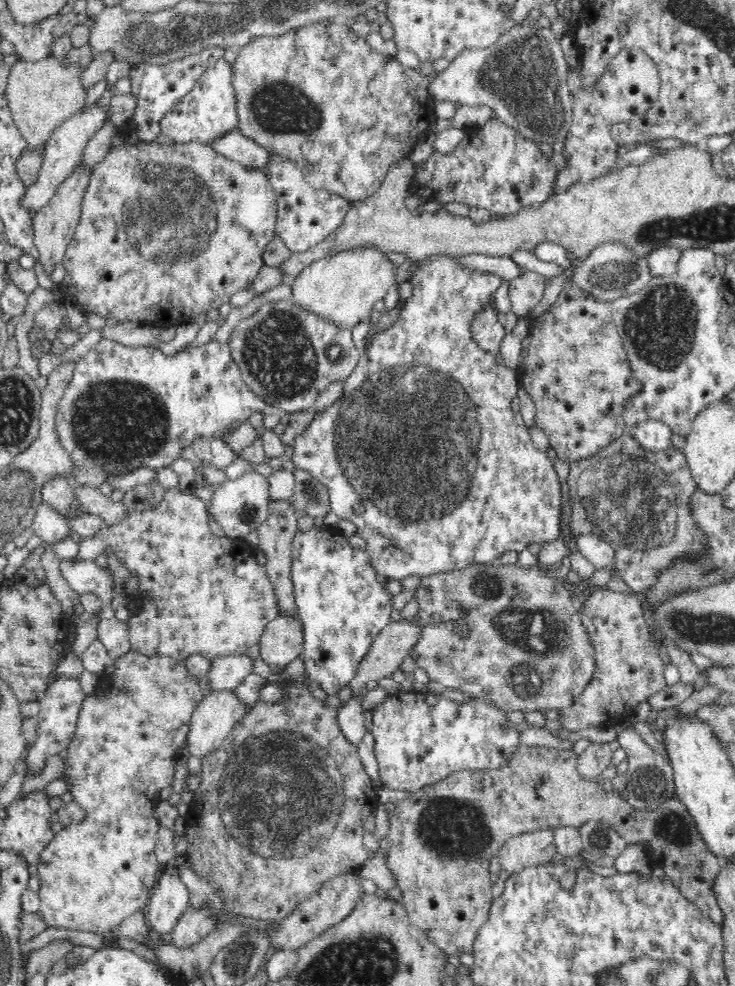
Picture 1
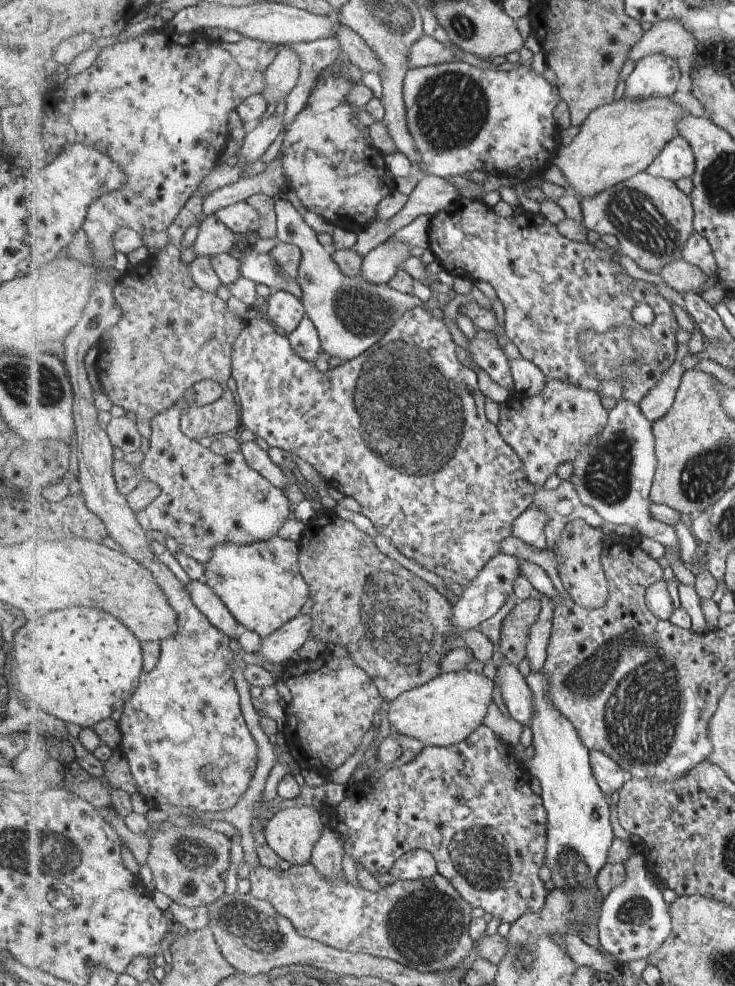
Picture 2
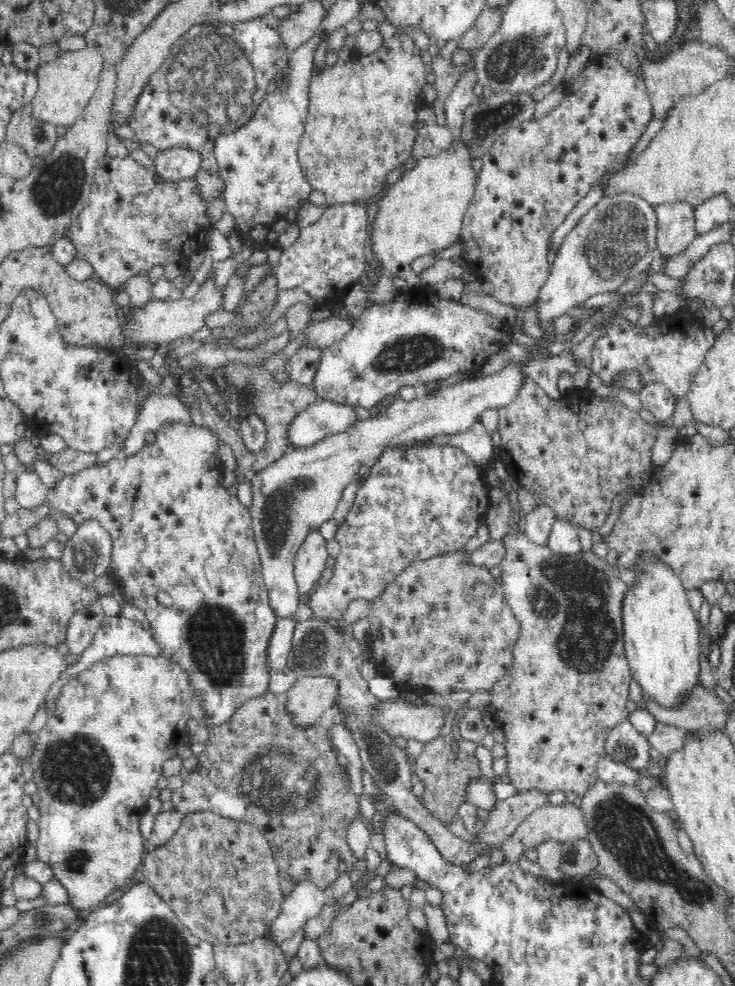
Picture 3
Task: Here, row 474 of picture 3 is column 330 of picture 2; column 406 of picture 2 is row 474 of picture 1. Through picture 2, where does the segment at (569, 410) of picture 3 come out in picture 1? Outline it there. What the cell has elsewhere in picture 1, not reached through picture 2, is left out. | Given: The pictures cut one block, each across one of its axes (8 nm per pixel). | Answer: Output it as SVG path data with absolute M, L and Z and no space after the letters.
M626 426L624 434L598 454L567 462L568 480L564 482L564 490L568 490L568 494L564 494L564 498L560 497L559 520L560 531L568 534L568 538L592 534L606 540L614 550L612 566L618 572L618 577L638 594L651 585L657 572L668 567L674 559L704 549L704 545L694 544L704 543L704 537L690 516L689 497L696 490L697 484L683 449L670 444L664 450L645 450L636 440L634 428Z

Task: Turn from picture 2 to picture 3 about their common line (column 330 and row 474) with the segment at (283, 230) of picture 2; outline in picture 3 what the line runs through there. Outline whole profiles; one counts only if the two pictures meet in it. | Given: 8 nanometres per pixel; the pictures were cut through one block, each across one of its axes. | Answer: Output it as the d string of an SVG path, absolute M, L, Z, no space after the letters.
M506 364L506 368L498 372L433 390L424 398L414 398L410 402L398 399L383 408L375 418L357 422L347 432L324 438L315 445L291 448L264 470L254 471L254 476L250 478L253 504L249 511L261 560L262 578L278 618L296 613L300 602L294 574L297 550L309 531L332 519L342 491L353 482L361 466L374 466L387 448L393 445L409 445L426 442L435 436L467 432L486 410L512 402L524 377L525 374L517 366Z

